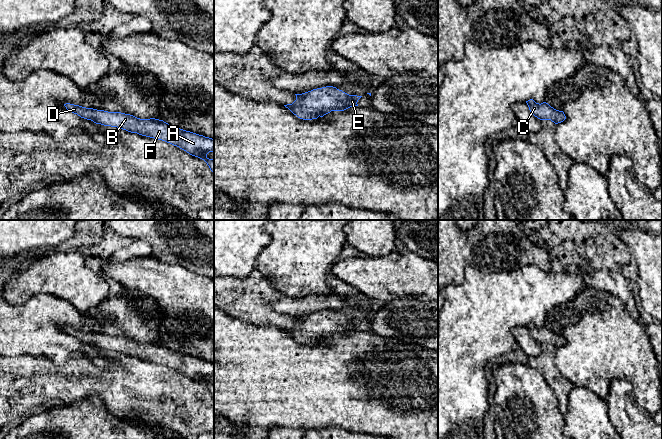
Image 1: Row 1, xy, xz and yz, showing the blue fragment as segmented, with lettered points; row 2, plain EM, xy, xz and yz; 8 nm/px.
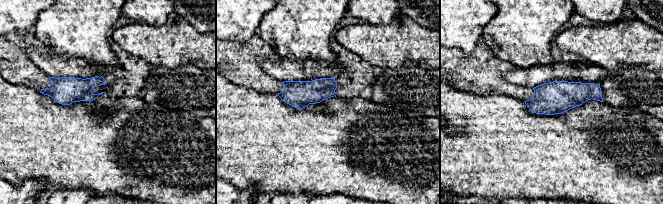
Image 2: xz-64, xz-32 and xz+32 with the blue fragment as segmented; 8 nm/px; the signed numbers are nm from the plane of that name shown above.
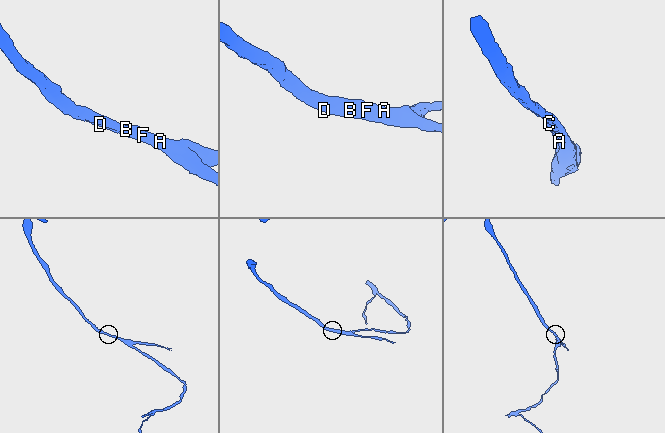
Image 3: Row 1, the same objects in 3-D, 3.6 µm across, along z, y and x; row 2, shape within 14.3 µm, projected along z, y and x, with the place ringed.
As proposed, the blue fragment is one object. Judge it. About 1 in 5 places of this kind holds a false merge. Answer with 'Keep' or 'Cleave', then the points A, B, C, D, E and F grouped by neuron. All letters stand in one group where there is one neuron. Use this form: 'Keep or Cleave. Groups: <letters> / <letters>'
Keep. Groups: A B C D E F

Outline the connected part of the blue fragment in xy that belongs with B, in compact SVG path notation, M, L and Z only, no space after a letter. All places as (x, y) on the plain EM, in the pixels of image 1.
M70 327L64 330L72 337L96 348L117 351L177 370L190 379L204 384L214 398L214 383L207 381L209 376L214 376L214 363L212 362L177 352L155 342L140 343L130 338L86 332Z

